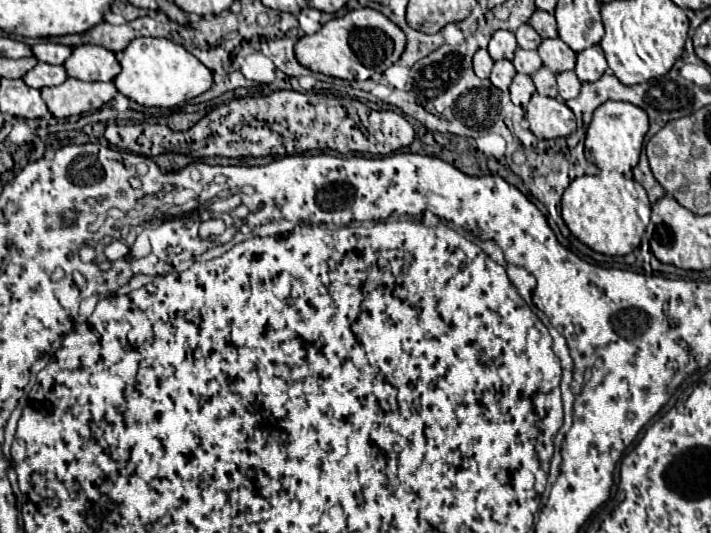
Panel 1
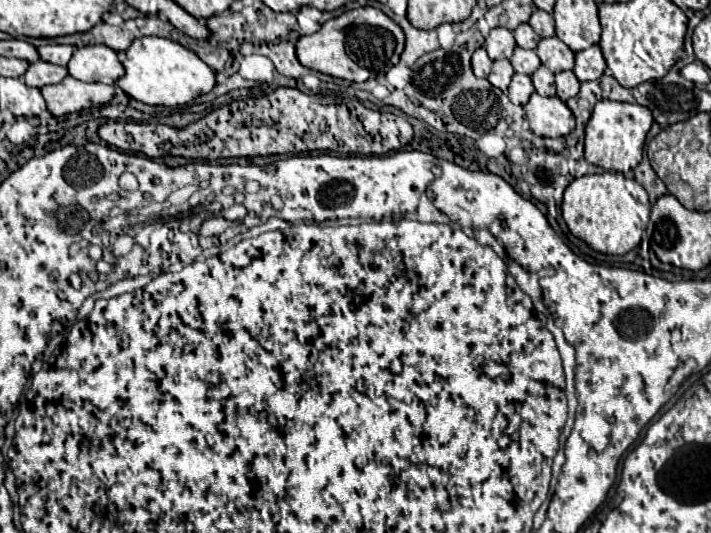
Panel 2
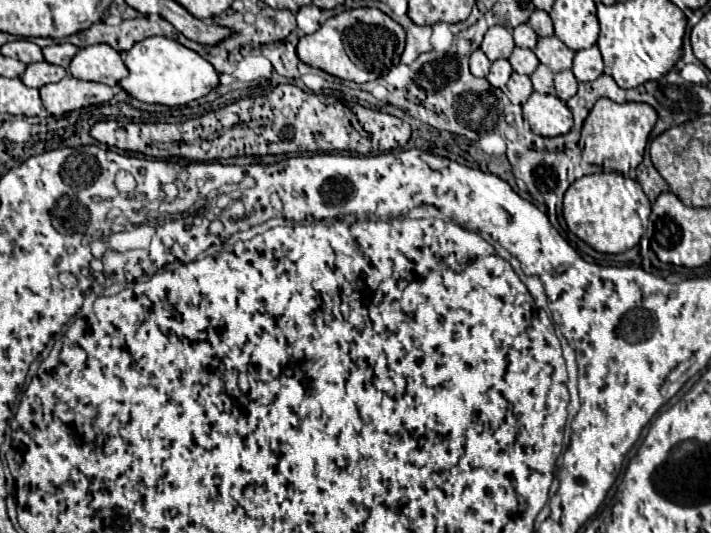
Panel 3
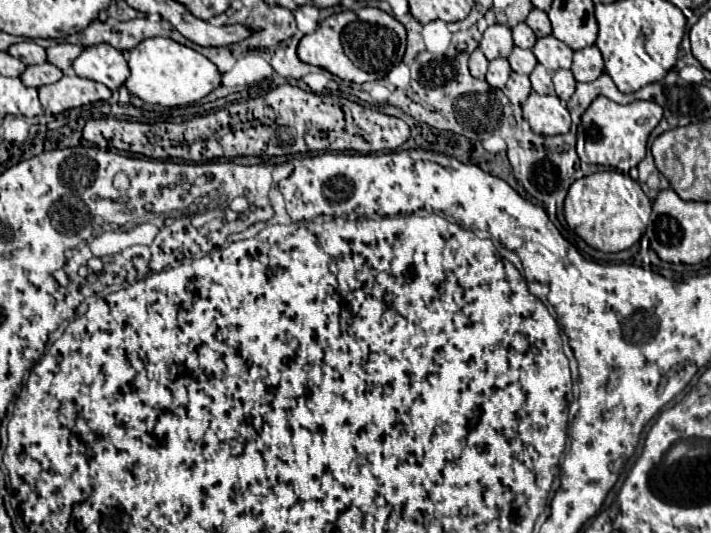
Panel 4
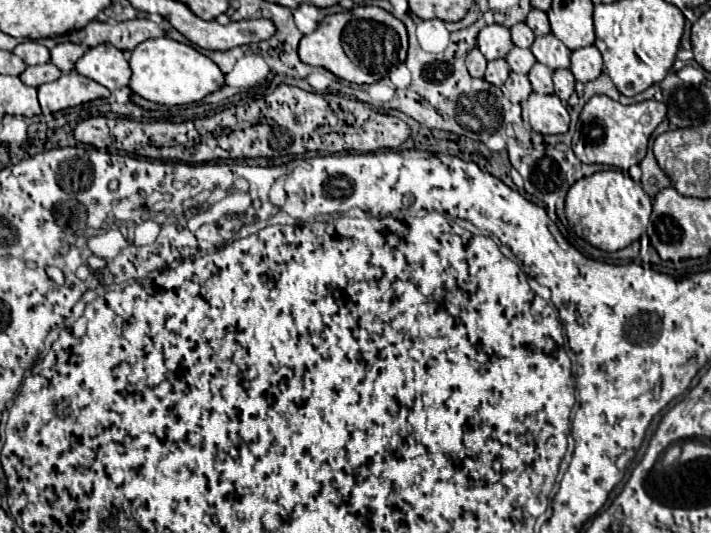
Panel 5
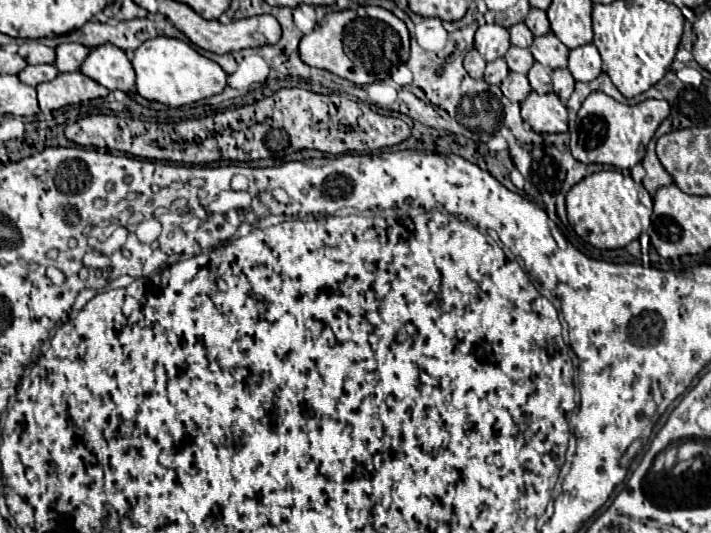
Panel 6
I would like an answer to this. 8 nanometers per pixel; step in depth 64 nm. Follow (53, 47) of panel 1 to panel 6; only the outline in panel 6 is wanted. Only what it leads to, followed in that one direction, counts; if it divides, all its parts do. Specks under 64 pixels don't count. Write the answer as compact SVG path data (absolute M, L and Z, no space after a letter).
M58 44L54 64L60 72L76 72L82 66L88 52L90 48L84 48L82 44Z

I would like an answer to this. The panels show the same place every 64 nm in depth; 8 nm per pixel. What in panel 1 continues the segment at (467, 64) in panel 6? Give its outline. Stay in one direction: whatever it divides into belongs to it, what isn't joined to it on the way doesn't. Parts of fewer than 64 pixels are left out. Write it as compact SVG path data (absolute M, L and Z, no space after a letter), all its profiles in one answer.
M478 50L474 54L474 72L478 78L488 78L492 72L492 64L494 64L494 60L490 58L488 50Z

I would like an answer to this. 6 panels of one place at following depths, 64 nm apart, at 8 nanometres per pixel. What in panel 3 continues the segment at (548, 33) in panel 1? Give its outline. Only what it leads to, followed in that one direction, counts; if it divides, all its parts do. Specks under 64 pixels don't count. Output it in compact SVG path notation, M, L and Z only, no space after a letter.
M534 10L532 16L528 18L528 26L530 26L538 36L552 36L552 34L554 34L552 20L550 20L548 12L544 12L544 10Z

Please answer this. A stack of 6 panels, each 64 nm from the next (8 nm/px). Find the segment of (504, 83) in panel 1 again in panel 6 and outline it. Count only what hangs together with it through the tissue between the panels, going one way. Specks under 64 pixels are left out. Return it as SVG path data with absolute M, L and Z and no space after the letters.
M498 58L498 60L492 60L486 64L486 72L484 72L484 80L488 84L502 84L502 80L508 76L508 66L504 62L504 58Z

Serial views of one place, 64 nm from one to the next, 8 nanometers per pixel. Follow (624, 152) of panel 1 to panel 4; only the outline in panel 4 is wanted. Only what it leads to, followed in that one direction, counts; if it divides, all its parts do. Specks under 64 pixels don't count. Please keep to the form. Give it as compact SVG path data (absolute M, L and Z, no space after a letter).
M598 96L590 108L584 112L582 116L580 130L577 134L576 140L576 152L580 160L588 162L588 164L600 164L600 166L610 166L610 168L616 168L624 174L628 174L630 168L638 166L640 160L646 156L646 142L648 142L648 136L650 132L658 126L658 122L662 120L662 108L656 104L656 102L632 102L632 104L616 104L612 100L608 100L606 96Z

